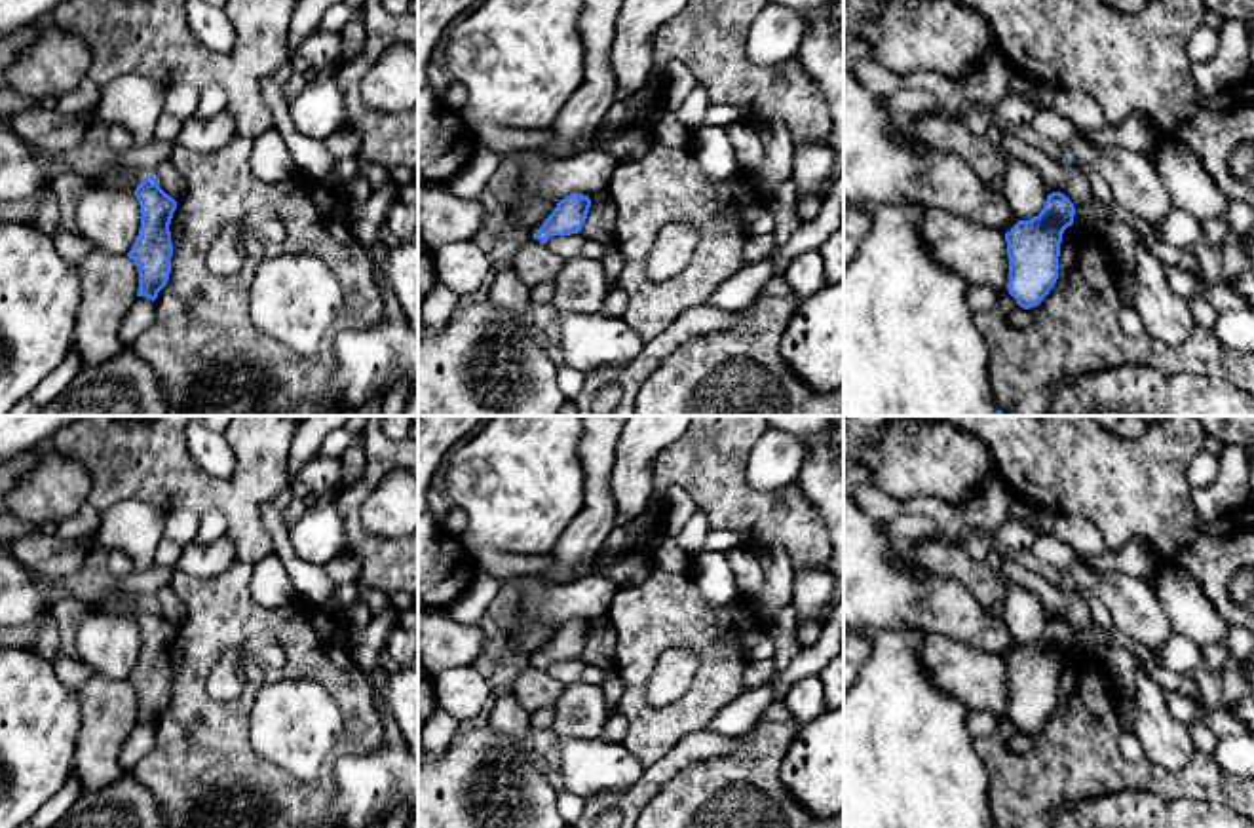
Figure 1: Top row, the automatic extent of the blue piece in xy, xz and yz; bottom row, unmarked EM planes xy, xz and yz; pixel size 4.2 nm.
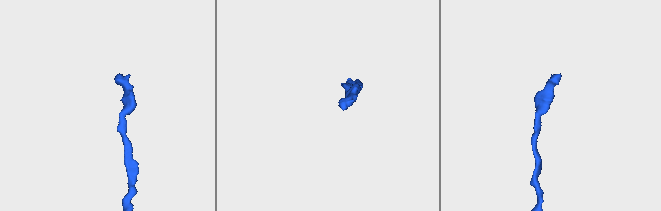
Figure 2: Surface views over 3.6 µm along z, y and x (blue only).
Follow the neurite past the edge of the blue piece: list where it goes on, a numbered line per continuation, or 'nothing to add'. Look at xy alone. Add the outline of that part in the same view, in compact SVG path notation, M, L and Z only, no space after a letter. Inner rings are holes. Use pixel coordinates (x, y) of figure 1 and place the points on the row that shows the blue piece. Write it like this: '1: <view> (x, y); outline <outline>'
nothing to add

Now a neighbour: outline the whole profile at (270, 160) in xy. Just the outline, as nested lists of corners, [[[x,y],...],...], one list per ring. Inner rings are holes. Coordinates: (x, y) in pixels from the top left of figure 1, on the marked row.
[[[277,127],[253,141],[251,167],[258,179],[281,182],[298,177],[289,146]]]

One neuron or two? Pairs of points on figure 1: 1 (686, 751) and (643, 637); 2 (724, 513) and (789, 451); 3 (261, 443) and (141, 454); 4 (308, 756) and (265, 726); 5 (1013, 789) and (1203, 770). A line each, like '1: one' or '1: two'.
1: two
2: two
3: one
4: one
5: one

